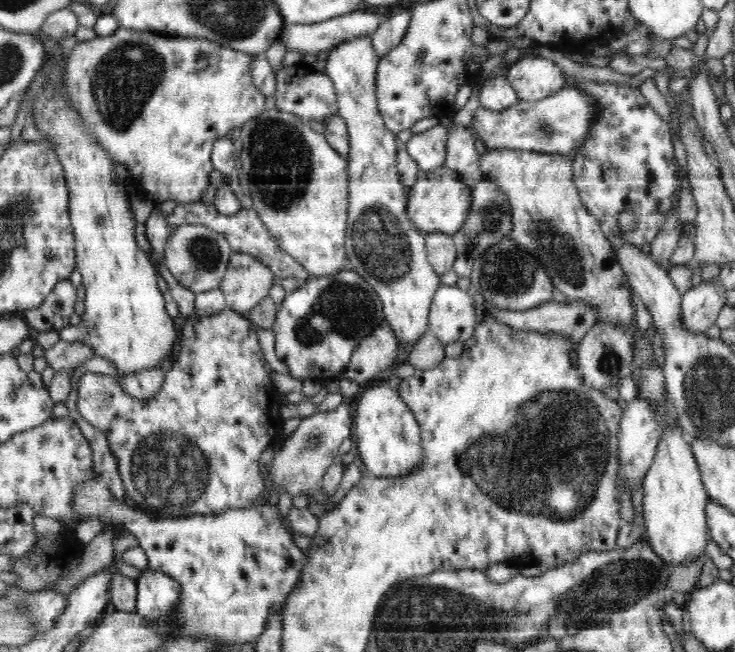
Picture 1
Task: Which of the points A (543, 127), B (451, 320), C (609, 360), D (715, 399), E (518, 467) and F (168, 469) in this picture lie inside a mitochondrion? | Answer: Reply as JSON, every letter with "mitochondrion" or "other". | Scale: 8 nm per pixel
{"A":"mitochondrion","B":"other","C":"mitochondrion","D":"mitochondrion","E":"mitochondrion","F":"mitochondrion"}

